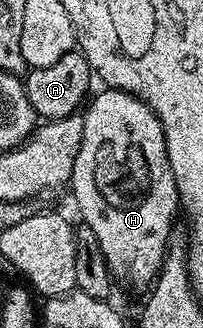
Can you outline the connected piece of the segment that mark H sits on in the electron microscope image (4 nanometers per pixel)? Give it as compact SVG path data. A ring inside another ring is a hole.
M107 87L101 90L96 98L93 96L87 102L88 113L83 114L82 143L74 159L70 190L72 189L72 197L80 208L79 220L89 225L94 235L98 235L102 255L106 255L113 278L120 280L121 277L132 285L148 287L159 275L164 256L173 240L172 224L180 209L178 187L170 171L162 123L154 115L154 111L150 111L150 107L146 107L146 103L139 101L132 93Z

